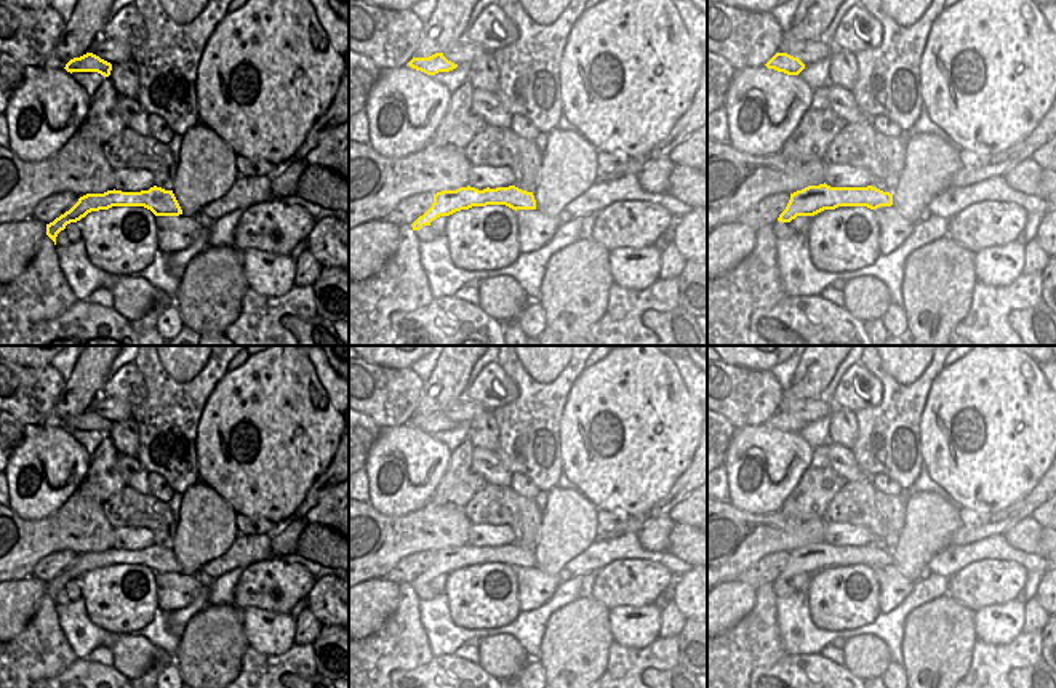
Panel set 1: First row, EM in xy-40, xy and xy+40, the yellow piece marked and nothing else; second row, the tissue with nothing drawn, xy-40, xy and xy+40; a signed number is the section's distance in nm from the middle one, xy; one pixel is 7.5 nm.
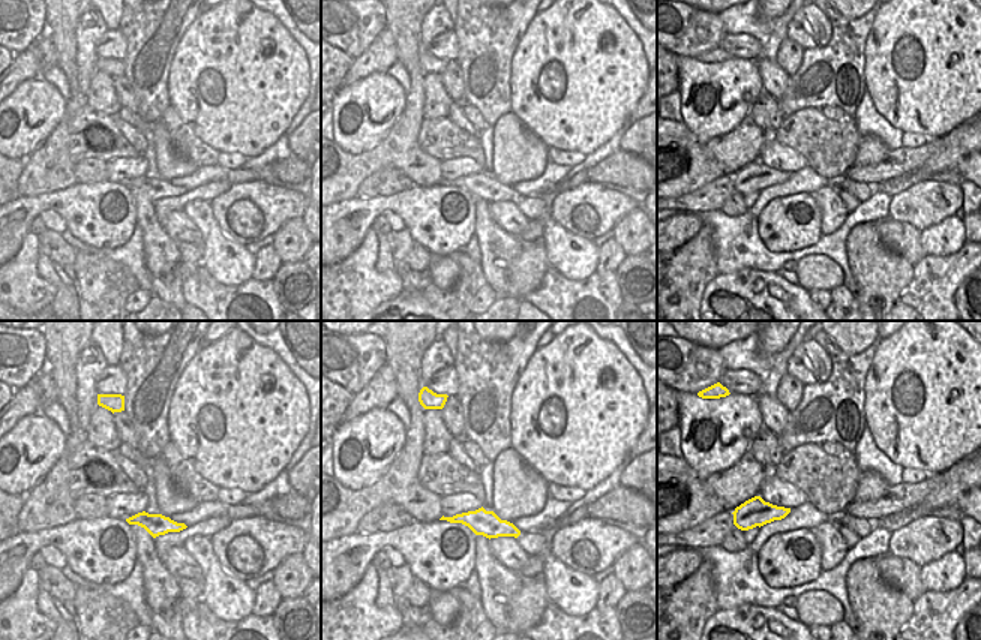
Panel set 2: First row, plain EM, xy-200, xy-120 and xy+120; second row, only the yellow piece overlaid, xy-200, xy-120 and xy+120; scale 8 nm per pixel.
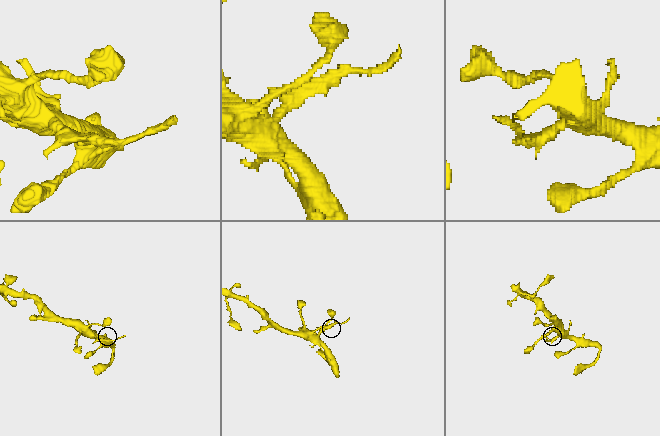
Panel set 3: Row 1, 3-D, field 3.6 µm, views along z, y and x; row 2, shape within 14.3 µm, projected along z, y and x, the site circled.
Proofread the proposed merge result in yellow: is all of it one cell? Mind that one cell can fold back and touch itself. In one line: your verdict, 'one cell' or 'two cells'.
one cell

